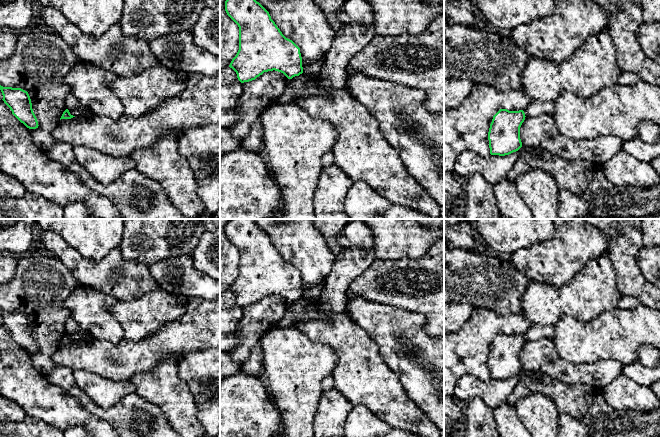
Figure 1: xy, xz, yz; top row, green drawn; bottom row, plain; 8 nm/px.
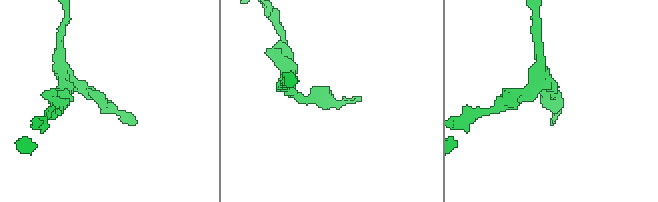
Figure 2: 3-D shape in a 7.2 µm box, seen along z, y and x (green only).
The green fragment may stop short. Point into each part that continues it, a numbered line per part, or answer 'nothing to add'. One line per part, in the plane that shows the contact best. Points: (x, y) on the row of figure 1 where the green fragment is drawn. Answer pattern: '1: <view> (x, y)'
nothing to add

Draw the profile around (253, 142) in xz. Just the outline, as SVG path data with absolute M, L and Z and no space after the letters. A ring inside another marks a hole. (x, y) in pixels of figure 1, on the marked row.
M260 119L251 126L249 135L241 140L241 148L260 156L262 150L262 126Z

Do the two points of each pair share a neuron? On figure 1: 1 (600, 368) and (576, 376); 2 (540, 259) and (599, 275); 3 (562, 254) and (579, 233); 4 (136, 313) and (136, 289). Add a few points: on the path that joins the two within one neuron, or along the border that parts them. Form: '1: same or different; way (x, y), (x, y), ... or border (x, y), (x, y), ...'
1: same; way (594, 370), (582, 374)
2: different; border (599, 256), (590, 259), (567, 283), (562, 285)
3: same; way (567, 249), (575, 241), (575, 238)
4: different; border (158, 289), (147, 291), (131, 300), (118, 300)

